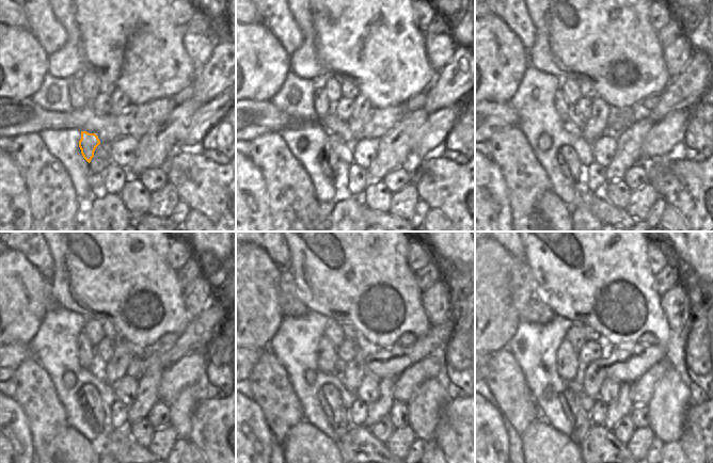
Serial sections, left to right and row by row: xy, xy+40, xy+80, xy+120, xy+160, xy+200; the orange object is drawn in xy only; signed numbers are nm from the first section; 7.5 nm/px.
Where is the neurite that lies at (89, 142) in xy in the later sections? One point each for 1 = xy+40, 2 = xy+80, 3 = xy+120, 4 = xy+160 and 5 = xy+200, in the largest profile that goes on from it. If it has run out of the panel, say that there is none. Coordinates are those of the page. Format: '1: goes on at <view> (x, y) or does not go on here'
1: goes on at xy+40 (338, 168)
2: goes on at xy+80 (577, 170)
3: goes on at xy+120 (100, 412)
4: goes on at xy+160 (341, 421)
5: goes on at xy+200 (581, 422)

